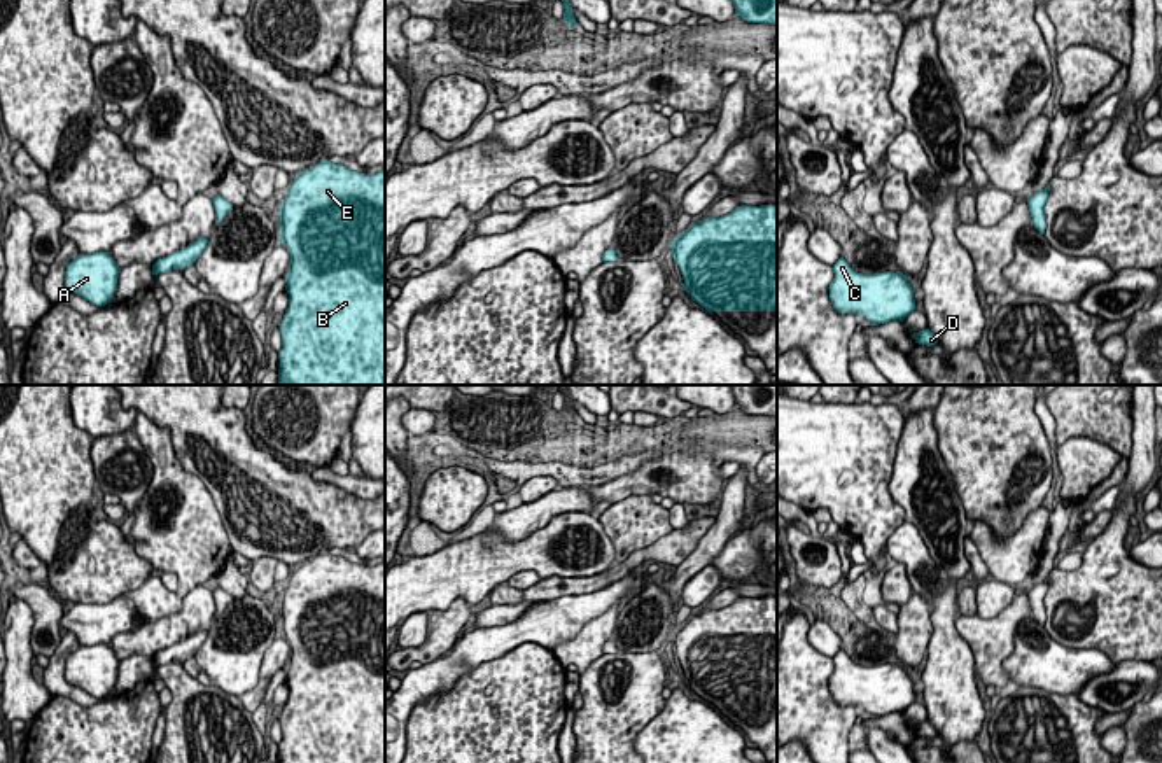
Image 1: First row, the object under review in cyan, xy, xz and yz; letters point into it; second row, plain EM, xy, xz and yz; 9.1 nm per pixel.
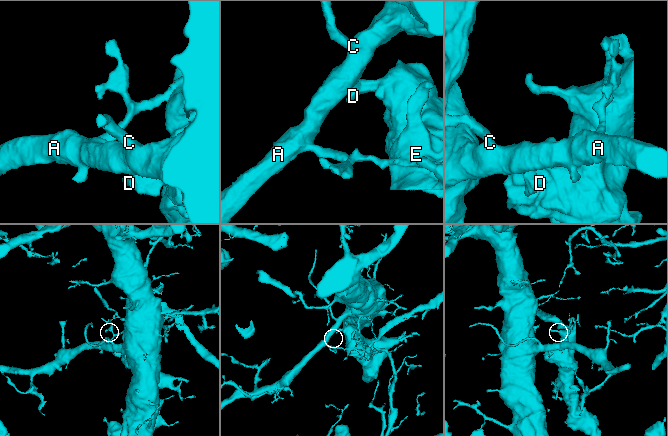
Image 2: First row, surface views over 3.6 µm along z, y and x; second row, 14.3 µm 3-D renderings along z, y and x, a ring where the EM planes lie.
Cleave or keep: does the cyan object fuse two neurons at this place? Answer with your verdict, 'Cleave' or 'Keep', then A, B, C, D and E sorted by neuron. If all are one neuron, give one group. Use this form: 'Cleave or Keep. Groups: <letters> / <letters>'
Cleave. Groups: A C / B D E

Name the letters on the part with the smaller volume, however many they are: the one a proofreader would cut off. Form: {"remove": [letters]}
{"remove": ["B", "D", "E"]}

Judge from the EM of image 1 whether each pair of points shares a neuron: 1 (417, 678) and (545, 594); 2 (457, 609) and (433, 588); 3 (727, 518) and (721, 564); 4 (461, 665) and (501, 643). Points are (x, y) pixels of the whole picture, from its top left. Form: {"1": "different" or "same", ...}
{"1": "different", "2": "different", "3": "different", "4": "same"}

